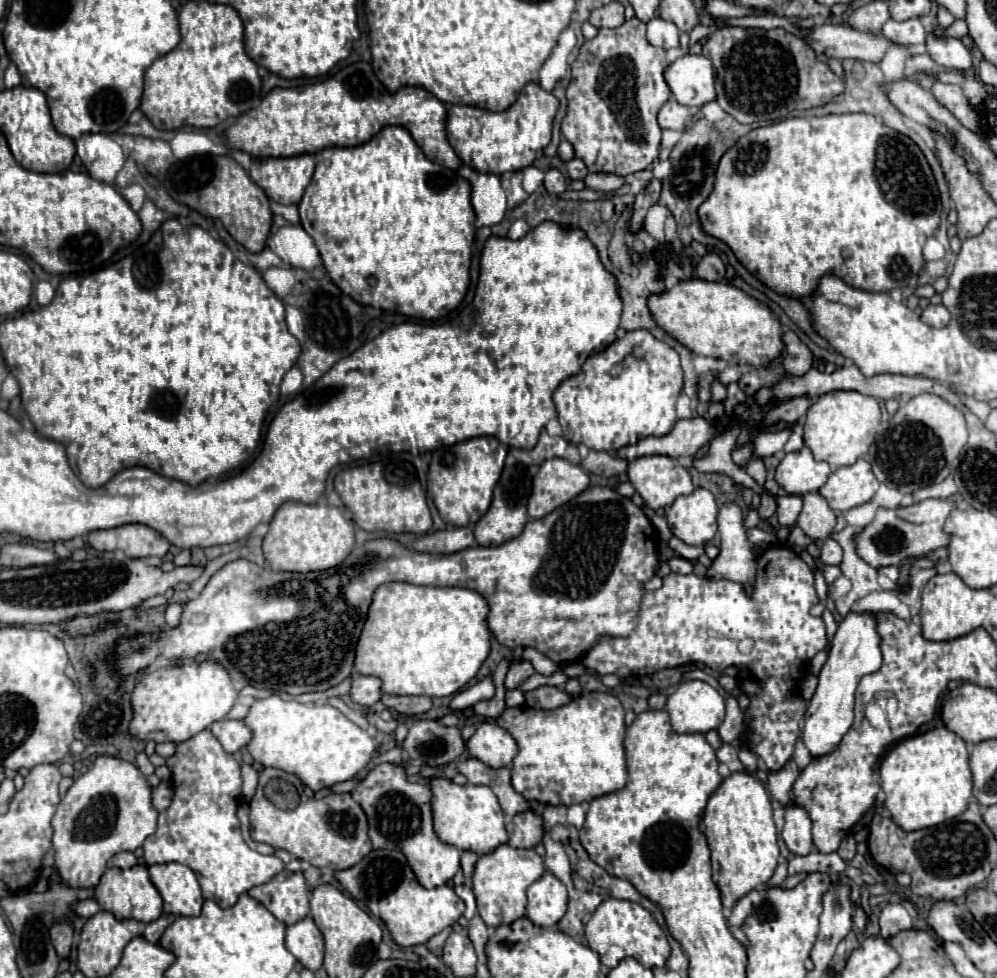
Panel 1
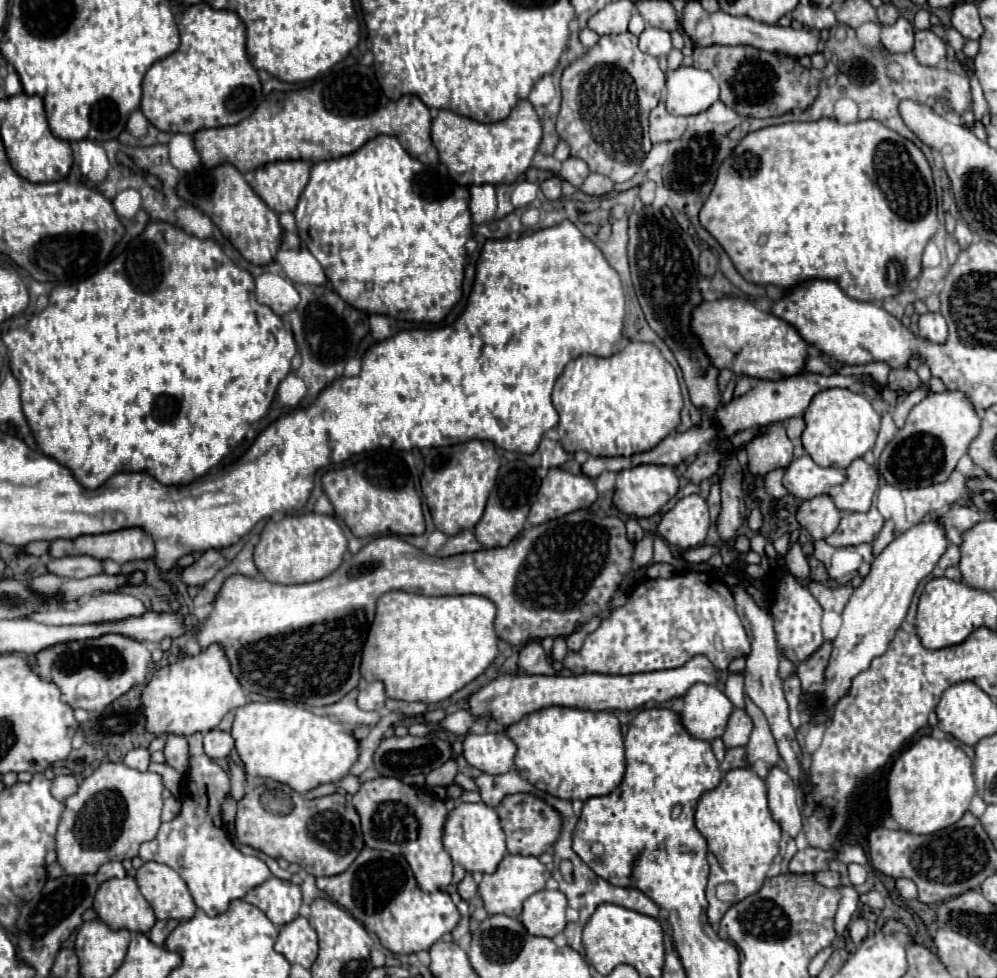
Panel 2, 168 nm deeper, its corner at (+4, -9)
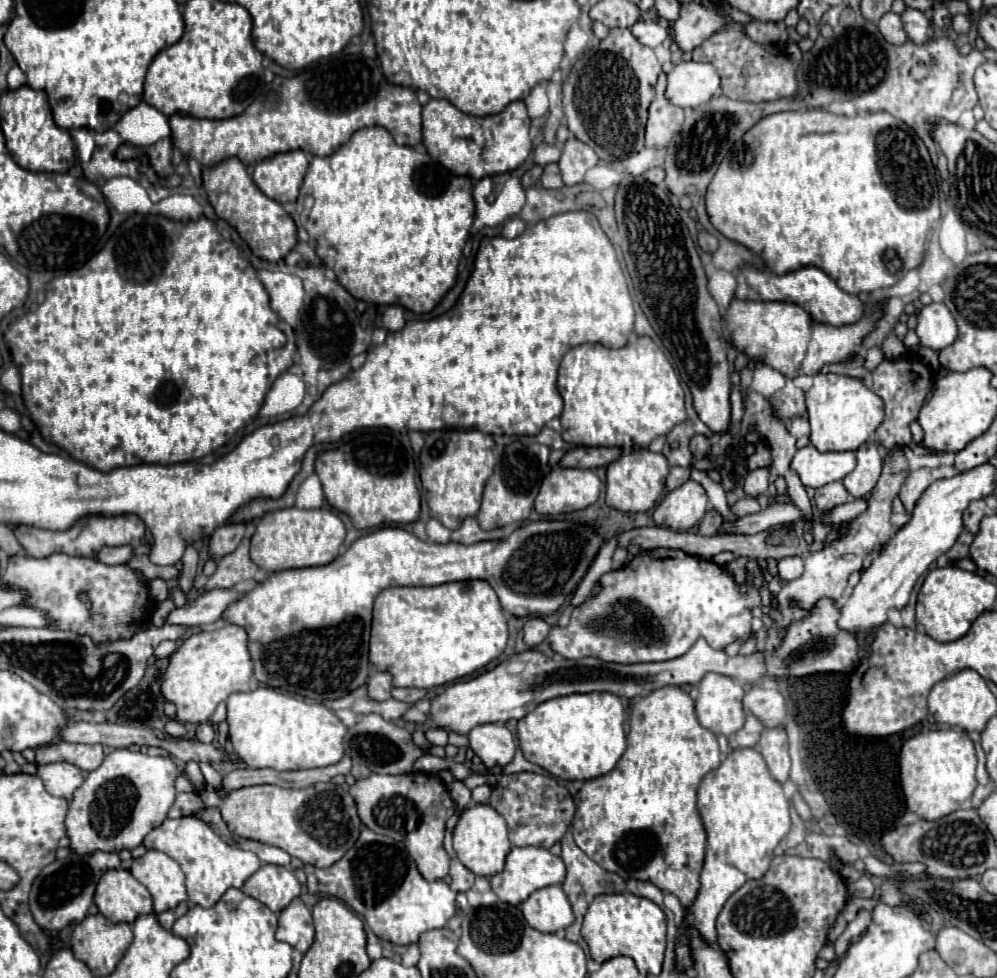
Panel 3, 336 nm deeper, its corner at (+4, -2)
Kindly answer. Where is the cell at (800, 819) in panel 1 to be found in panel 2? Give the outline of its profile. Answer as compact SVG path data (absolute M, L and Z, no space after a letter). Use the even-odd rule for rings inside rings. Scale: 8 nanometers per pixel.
M773 767L765 777L769 791L769 809L773 819L779 823L781 831L789 837L797 837L803 829L803 819L799 811L799 789L787 775L783 767Z

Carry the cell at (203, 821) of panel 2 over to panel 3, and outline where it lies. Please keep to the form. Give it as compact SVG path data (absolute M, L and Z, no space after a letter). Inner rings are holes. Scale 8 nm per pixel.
M185 816L177 820L165 820L159 828L151 830L143 842L147 848L155 848L171 856L185 874L189 902L199 906L215 906L227 888L241 888L245 880L259 870L259 858L235 846L225 844L203 820L195 816Z

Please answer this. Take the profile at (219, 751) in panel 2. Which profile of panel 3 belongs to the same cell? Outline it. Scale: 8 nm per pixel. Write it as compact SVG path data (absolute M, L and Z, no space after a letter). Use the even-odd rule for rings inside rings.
M203 722L203 724L199 724L199 726L197 726L197 734L195 734L195 738L197 738L199 742L211 744L213 738L215 738L215 730L213 730L211 722Z

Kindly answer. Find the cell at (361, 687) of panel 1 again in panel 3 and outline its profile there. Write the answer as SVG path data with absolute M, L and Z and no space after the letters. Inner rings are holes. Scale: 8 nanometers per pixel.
M377 672L375 676L371 676L367 680L367 690L369 690L369 698L373 700L387 700L391 698L391 674L389 672Z

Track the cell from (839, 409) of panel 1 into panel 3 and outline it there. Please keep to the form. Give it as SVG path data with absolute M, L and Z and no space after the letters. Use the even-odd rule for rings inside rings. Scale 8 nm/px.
M815 374L813 386L805 394L807 414L811 422L811 444L819 452L857 450L871 440L877 426L883 422L883 400L859 378L843 374Z

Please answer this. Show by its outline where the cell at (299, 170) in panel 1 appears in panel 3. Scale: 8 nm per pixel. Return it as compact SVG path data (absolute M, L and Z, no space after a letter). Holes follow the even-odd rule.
M303 150L275 154L255 166L255 184L273 200L285 204L295 202L301 182L309 166L309 156Z

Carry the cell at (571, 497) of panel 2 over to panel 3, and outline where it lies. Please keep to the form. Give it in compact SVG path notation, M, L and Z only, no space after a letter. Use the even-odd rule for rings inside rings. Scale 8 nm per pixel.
M553 468L541 484L535 498L535 510L541 516L557 516L583 510L597 502L601 480L593 470Z

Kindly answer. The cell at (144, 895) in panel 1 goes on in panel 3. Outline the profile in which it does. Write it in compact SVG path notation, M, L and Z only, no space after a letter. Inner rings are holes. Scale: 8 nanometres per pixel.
M125 868L107 870L99 878L95 904L109 924L131 924L137 916L153 912L151 894Z

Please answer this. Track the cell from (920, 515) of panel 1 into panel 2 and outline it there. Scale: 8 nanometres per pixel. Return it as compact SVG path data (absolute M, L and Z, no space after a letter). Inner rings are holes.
M953 505L945 513L937 515L937 521L943 525L947 539L953 545L961 545L961 533L969 527L973 527L977 521L981 521L981 515L973 507L961 507Z

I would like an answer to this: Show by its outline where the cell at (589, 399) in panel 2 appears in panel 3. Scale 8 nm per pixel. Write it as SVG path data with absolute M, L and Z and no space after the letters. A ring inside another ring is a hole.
M647 336L619 350L601 344L571 348L561 360L557 386L565 400L561 434L569 444L647 448L657 436L687 420L681 382L663 350Z

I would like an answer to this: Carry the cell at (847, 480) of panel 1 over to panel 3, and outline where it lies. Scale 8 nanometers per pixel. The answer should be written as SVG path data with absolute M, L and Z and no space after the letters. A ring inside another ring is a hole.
M865 442L857 448L857 466L851 474L843 478L843 484L853 498L863 498L875 488L881 476L881 468L883 468L883 456L877 444Z

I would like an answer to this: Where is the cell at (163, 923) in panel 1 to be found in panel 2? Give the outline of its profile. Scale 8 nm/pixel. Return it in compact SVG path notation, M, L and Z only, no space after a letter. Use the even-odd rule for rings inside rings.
M157 921L157 923L153 925L153 929L149 931L149 939L151 939L155 945L163 945L165 939L167 939L167 935L169 935L169 931L171 931L169 921Z

